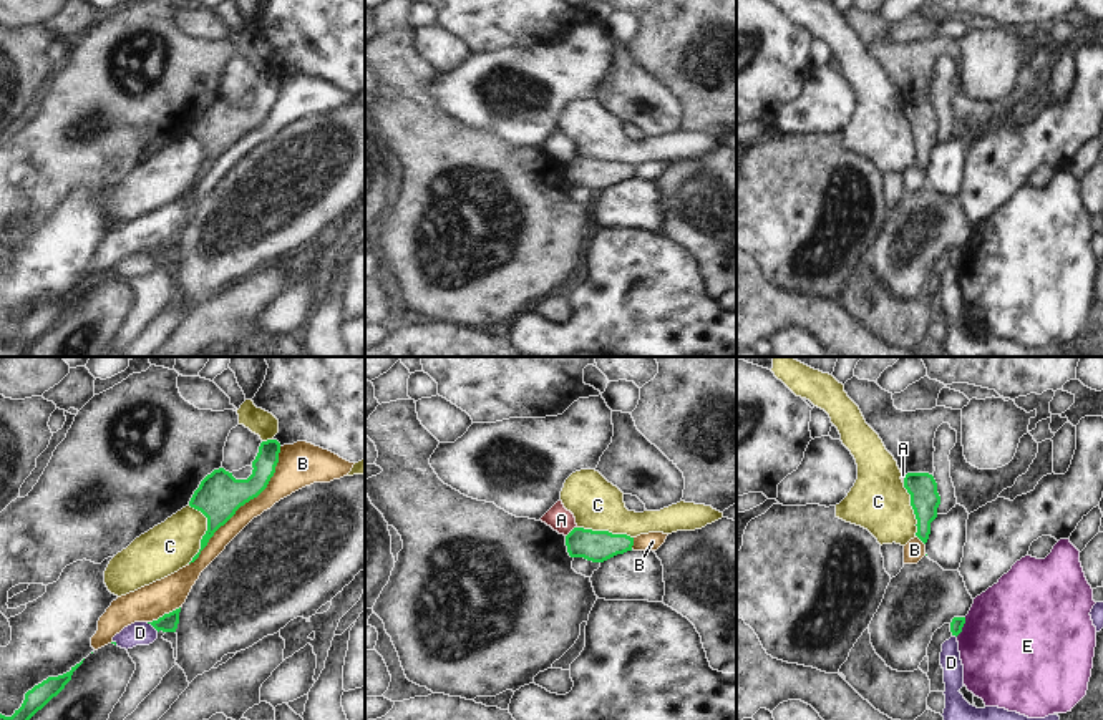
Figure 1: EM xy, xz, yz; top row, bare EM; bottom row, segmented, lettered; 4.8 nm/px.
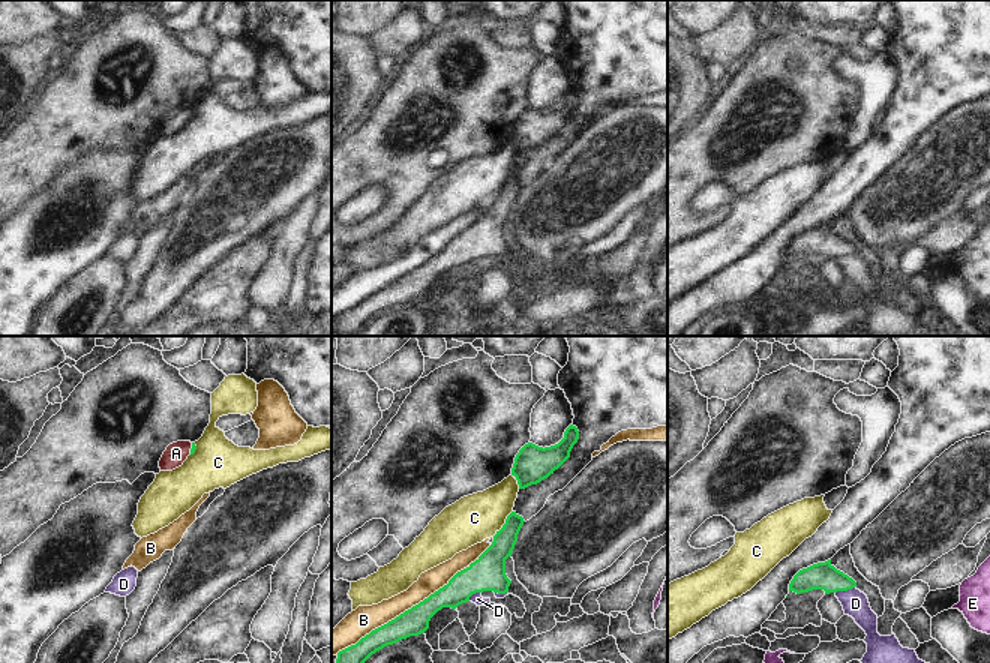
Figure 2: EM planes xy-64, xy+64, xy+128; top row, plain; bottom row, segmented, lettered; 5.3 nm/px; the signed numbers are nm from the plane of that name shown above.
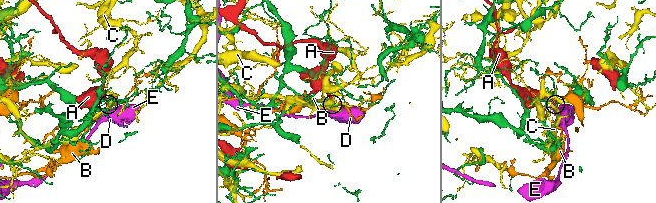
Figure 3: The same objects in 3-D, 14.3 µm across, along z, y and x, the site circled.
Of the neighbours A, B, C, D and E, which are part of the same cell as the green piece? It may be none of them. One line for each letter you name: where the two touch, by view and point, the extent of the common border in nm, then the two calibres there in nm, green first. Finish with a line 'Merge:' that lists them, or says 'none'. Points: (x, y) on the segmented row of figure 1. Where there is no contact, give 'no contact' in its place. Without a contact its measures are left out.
Merge: none

